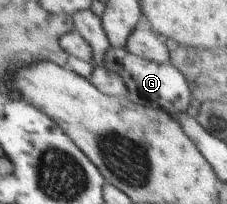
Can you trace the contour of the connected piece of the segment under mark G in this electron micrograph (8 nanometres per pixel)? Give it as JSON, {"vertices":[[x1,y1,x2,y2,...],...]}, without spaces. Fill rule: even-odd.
{"vertices":[[131,52,120,54,123,70,120,75,127,85,127,98,131,102,146,104,167,111,170,115,183,114,193,98,190,85,187,84,184,74,169,63,157,63,139,58]]}

